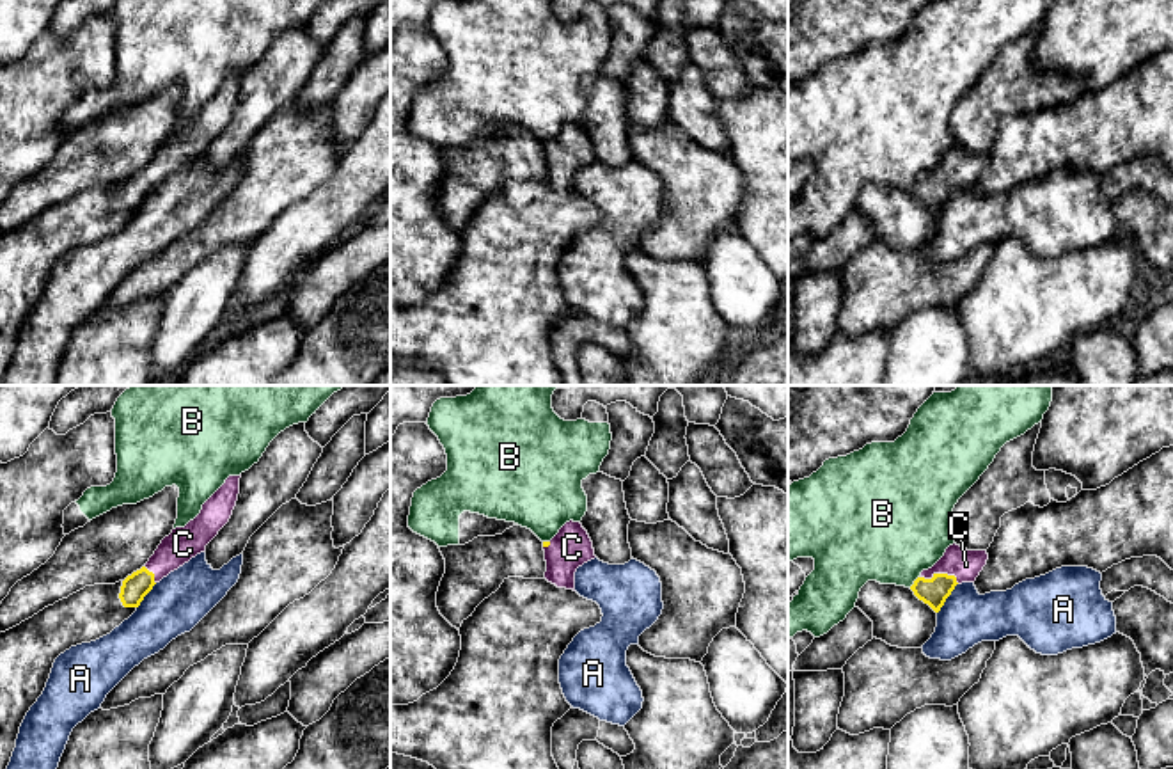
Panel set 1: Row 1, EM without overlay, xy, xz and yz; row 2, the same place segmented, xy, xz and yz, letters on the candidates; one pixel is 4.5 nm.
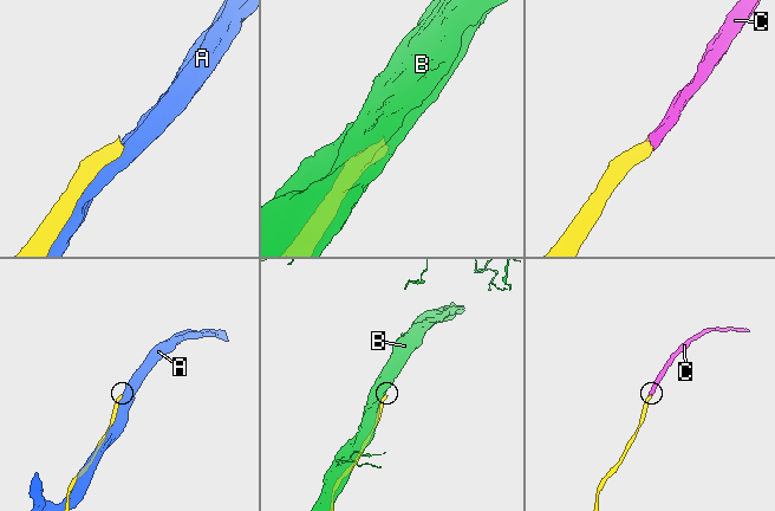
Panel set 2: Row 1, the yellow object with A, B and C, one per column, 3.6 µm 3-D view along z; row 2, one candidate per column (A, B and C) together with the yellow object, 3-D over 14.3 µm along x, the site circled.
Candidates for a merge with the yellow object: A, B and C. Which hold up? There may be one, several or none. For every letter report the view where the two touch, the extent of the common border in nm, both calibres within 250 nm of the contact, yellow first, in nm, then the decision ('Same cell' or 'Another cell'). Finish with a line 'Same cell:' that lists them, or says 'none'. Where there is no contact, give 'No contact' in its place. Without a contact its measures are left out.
A: Touches yellow in yz. Shared border 170 nm. Thickness 130 nm (yellow) against 240 nm. Another cell
B: Touches yellow in yz. Shared border 70 nm. Thickness 130 nm (yellow) against 460 nm. Another cell
C: Touches yellow in yz. Shared border 190 nm. Thickness 130 nm (yellow) against 140 nm. Same cell
Same cell: C

